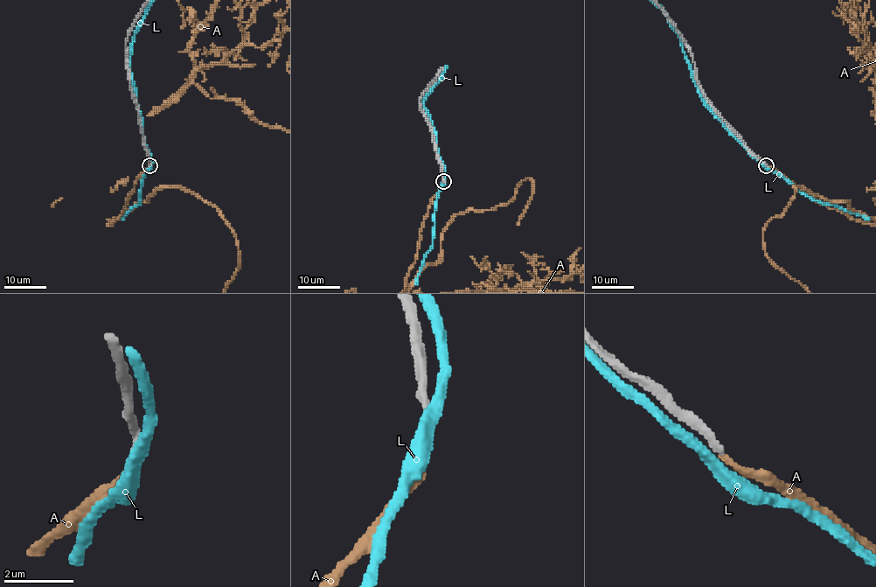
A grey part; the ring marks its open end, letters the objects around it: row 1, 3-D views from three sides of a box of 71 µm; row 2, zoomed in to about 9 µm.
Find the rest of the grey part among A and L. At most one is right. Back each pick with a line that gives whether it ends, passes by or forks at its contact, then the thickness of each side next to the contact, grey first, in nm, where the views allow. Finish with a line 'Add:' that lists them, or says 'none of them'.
A: it ends | 200/170 nm
Add: A

